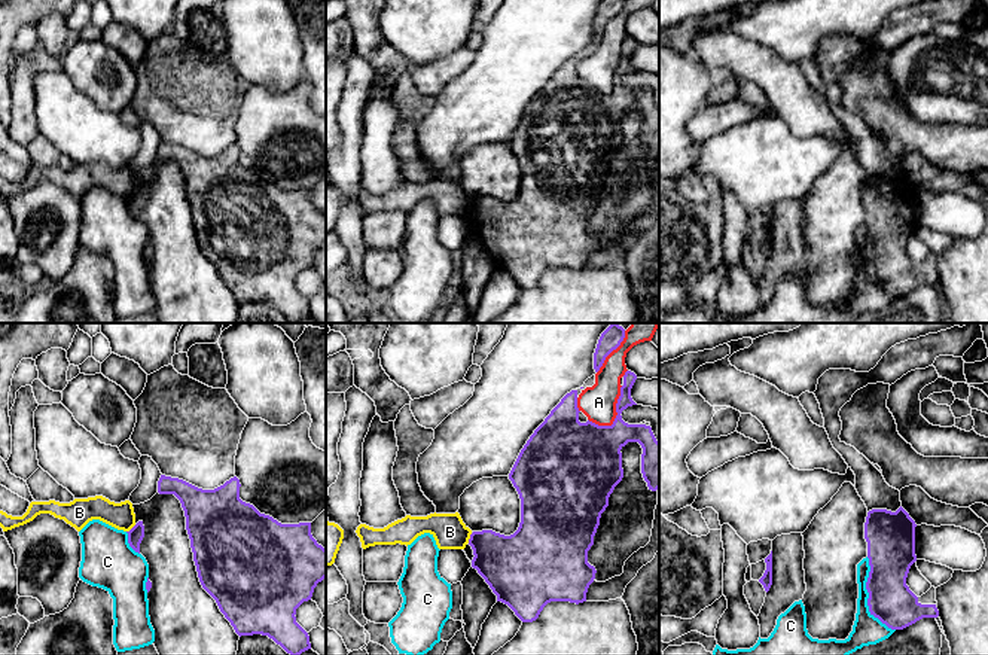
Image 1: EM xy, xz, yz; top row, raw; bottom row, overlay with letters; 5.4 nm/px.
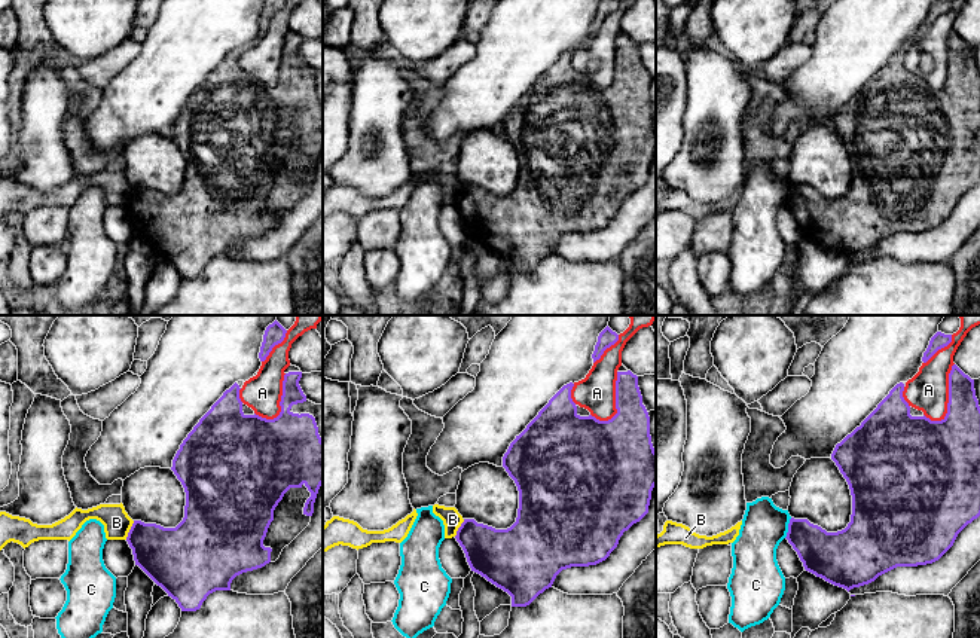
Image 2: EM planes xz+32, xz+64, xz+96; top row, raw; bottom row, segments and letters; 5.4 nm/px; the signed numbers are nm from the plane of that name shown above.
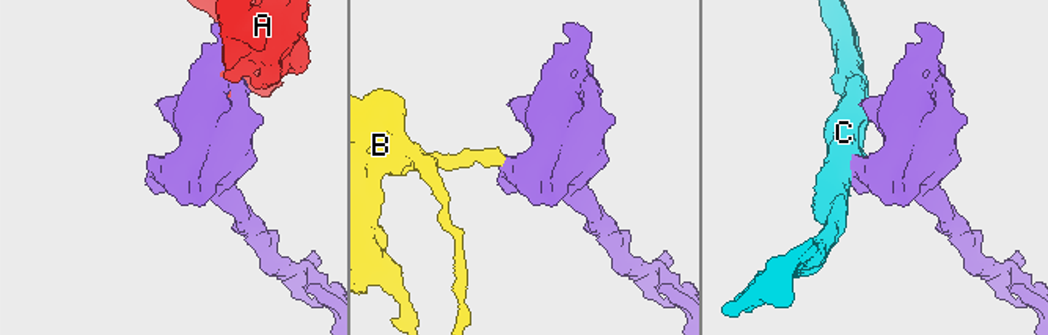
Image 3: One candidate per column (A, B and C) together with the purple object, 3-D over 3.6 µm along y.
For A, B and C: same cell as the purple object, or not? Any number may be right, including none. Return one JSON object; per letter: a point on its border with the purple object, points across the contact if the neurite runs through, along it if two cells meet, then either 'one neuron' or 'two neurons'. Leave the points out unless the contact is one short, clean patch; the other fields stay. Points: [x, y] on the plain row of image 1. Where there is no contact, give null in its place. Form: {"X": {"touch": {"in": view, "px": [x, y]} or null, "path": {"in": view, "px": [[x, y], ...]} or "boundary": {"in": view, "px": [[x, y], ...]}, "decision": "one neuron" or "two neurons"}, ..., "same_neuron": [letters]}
{"A": {"touch": {"in": "xz", "px": [616, 82]}, "decision": "two neurons"}, "B": {"touch": {"in": "xz", "px": [470, 204]}, "boundary": {"in": "xz", "px": [[472, 200], [467, 209]]}, "decision": "two neurons"}, "C": {"touch": {"in": "yz", "px": [869, 264]}, "decision": "two neurons"}, "same_neuron": []}

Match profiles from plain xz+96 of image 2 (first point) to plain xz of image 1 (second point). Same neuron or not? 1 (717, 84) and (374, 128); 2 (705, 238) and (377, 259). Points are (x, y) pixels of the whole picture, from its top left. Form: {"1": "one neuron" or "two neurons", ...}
{"1": "one neuron", "2": "two neurons"}

